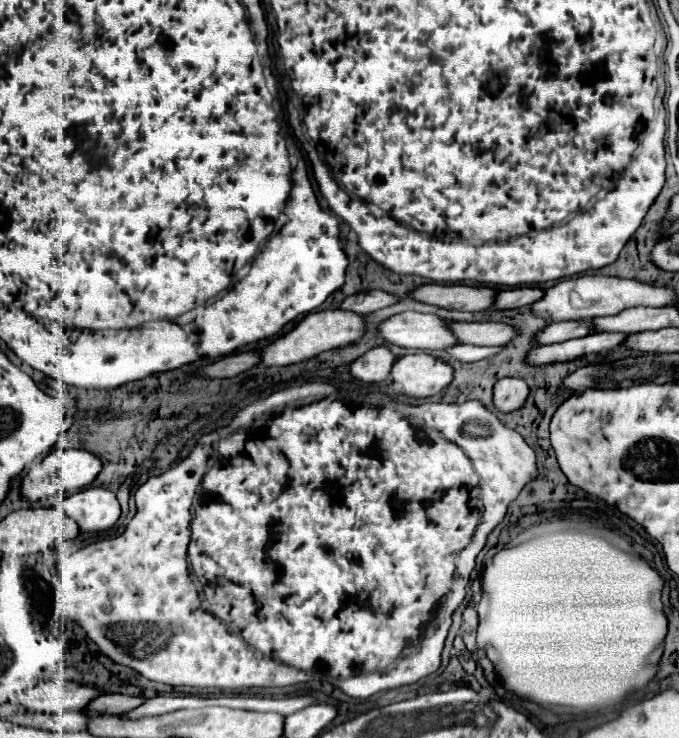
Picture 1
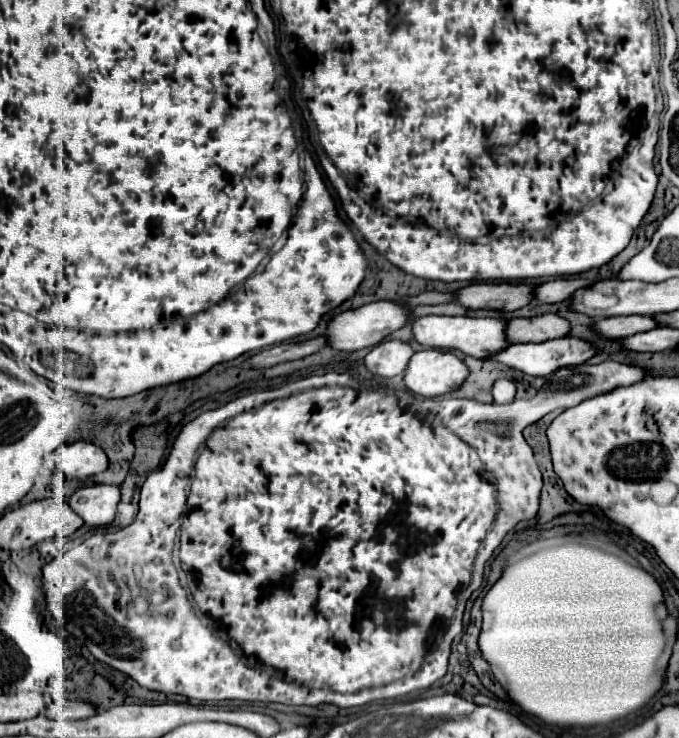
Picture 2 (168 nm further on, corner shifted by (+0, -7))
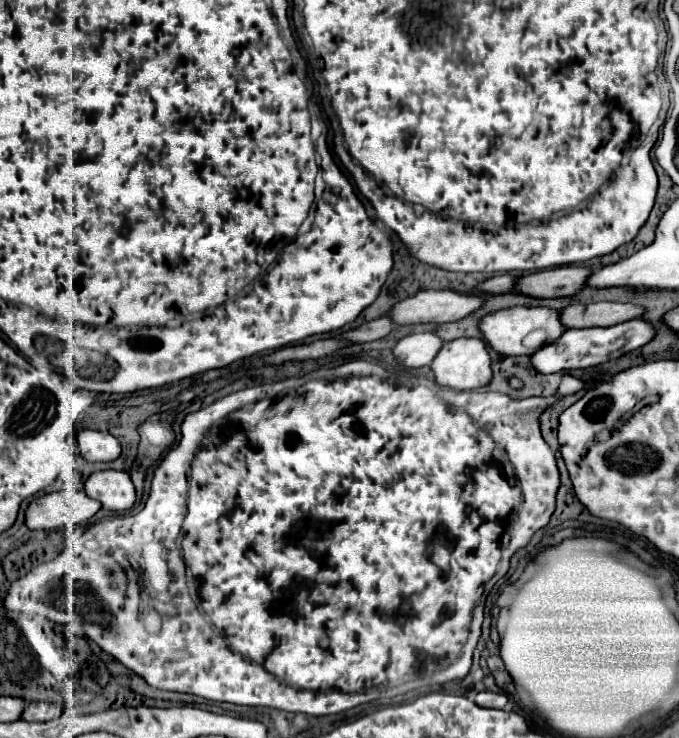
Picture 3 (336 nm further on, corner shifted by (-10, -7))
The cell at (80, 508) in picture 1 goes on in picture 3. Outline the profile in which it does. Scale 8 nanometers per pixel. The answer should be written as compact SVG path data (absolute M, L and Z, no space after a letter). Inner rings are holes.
M116 469L96 471L86 479L84 487L86 487L86 495L98 499L102 503L102 509L106 511L122 513L130 509L136 499L128 471L116 471Z

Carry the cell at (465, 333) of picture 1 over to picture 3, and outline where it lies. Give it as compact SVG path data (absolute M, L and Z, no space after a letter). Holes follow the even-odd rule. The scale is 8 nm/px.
M590 303L570 305L562 313L562 323L570 327L608 327L644 315L644 307L634 303Z

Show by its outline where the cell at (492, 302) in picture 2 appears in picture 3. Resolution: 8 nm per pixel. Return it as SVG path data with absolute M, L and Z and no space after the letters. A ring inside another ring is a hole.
M578 265L546 269L520 277L516 285L516 293L524 293L532 297L570 297L576 295L586 285L590 275L592 269Z

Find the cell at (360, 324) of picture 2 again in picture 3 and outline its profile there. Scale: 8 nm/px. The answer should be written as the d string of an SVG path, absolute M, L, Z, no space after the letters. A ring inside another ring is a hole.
M454 289L420 291L394 305L390 317L402 325L412 323L450 323L468 317L484 305L482 293L458 293Z

